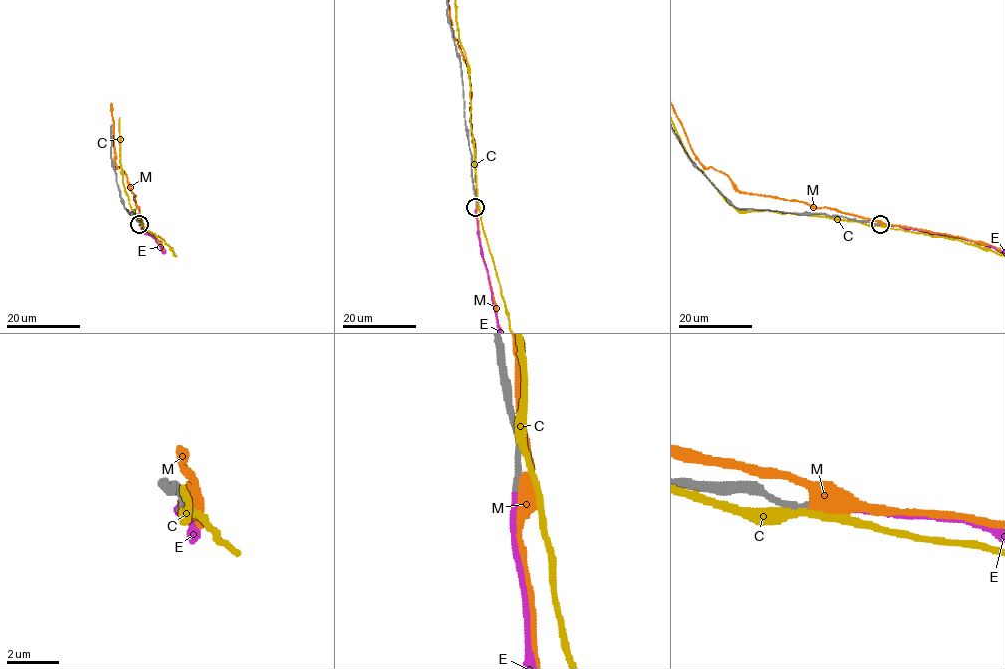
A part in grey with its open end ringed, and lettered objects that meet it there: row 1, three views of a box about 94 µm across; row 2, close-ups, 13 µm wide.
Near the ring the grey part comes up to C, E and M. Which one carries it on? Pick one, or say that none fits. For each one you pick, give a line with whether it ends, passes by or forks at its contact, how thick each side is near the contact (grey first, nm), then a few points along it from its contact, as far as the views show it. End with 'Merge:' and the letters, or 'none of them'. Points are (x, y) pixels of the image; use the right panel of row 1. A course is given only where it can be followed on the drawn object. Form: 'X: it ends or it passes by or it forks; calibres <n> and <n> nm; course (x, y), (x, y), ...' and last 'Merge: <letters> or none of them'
E: it ends; calibres 260 and 240 nm
Merge: E

